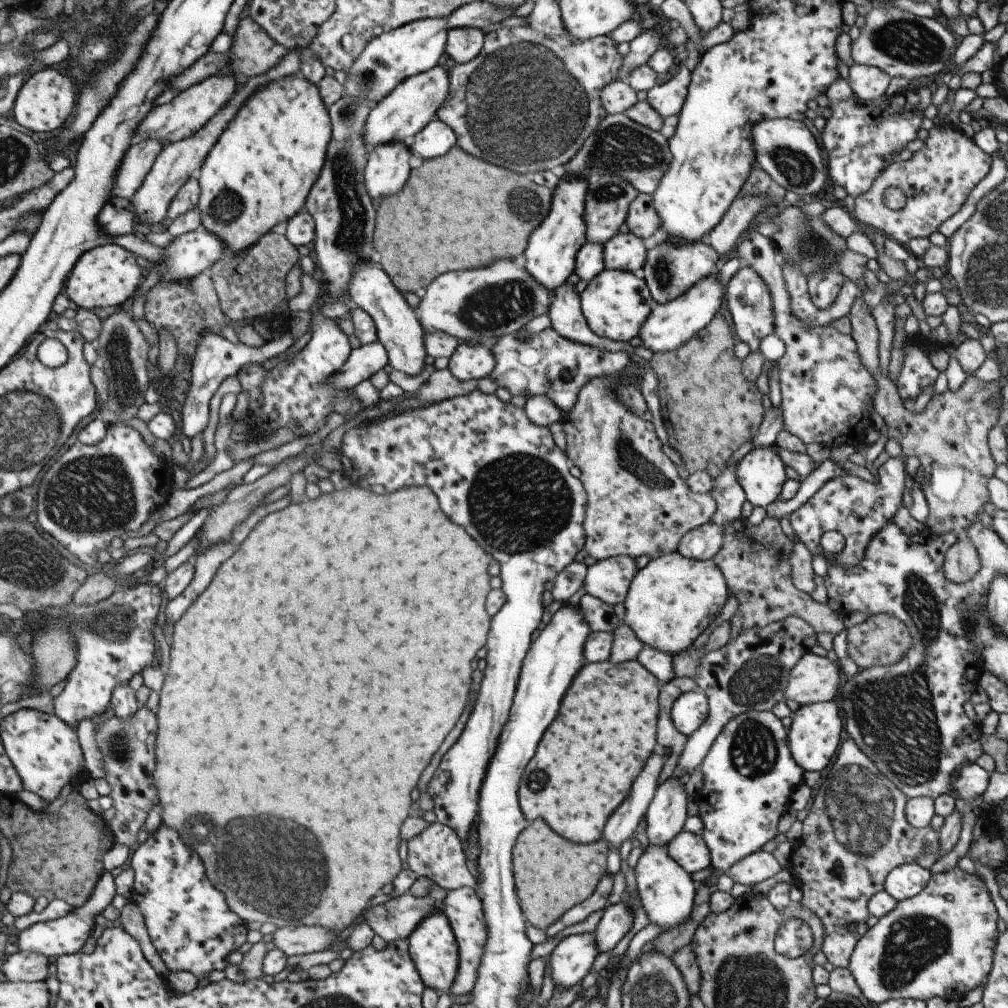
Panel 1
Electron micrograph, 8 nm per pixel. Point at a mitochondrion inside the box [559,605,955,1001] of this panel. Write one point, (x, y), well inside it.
(858, 812)

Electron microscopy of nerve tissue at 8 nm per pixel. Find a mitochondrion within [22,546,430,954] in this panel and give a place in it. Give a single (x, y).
(305, 866)

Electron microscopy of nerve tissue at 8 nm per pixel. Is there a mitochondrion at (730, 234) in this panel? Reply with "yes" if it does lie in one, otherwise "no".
no

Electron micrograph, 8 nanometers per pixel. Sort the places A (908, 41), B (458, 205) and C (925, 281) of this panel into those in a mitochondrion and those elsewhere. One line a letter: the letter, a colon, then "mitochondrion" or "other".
A: mitochondrion
B: other
C: other

